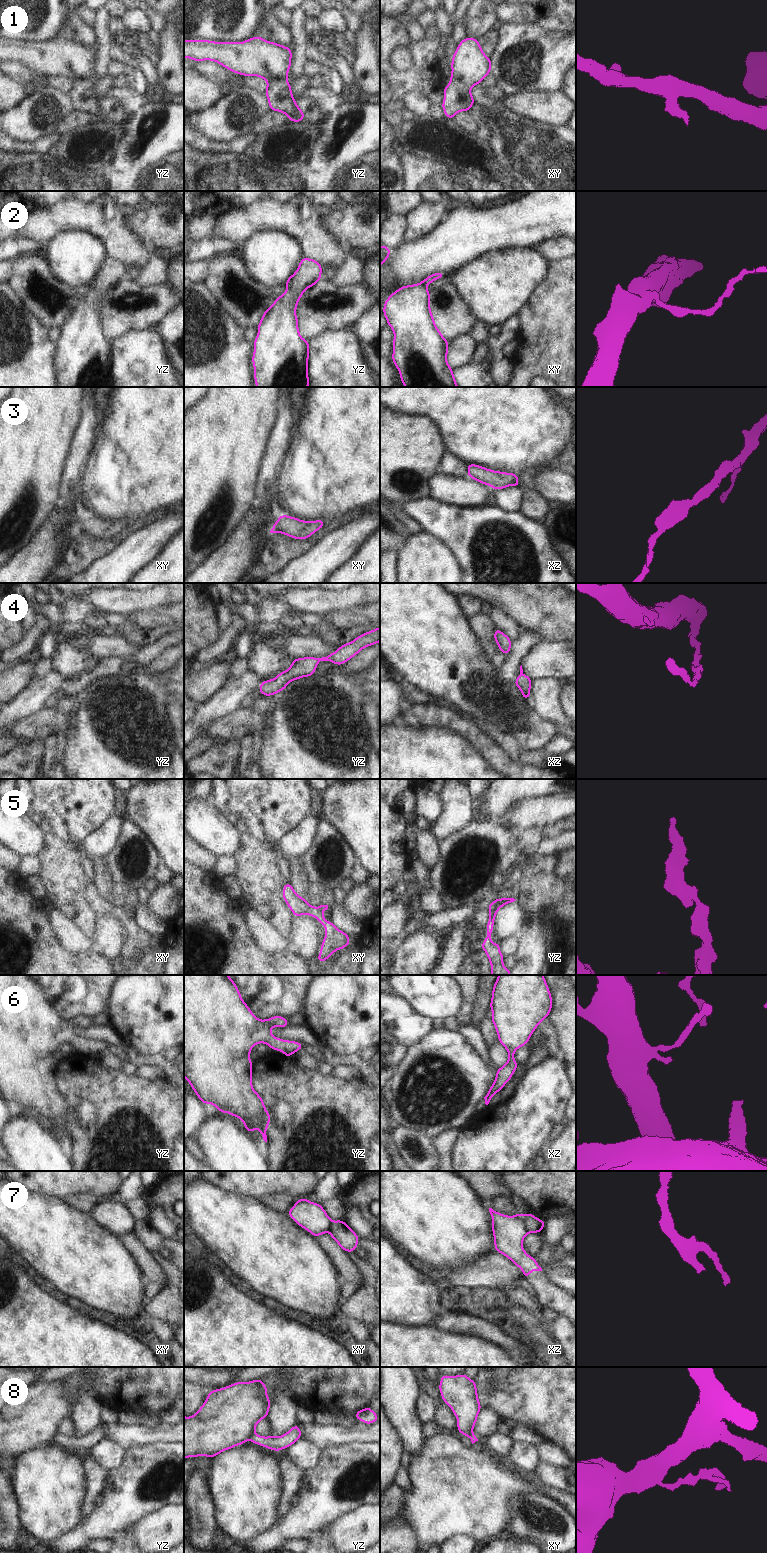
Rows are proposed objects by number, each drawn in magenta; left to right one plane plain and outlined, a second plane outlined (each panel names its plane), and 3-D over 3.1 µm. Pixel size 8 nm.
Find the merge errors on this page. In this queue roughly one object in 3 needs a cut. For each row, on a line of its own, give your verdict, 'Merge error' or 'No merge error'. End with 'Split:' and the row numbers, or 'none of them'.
1: No merge error
2: Merge error
3: No merge error
4: No merge error
5: No merge error
6: No merge error
7: Merge error
8: Merge error
Split: 2, 7, 8

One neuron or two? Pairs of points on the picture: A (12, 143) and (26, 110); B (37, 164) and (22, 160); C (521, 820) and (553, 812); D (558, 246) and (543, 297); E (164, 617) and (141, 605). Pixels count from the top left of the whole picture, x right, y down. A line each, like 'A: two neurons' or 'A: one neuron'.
A: two neurons
B: one neuron
C: one neuron
D: two neurons
E: two neurons

